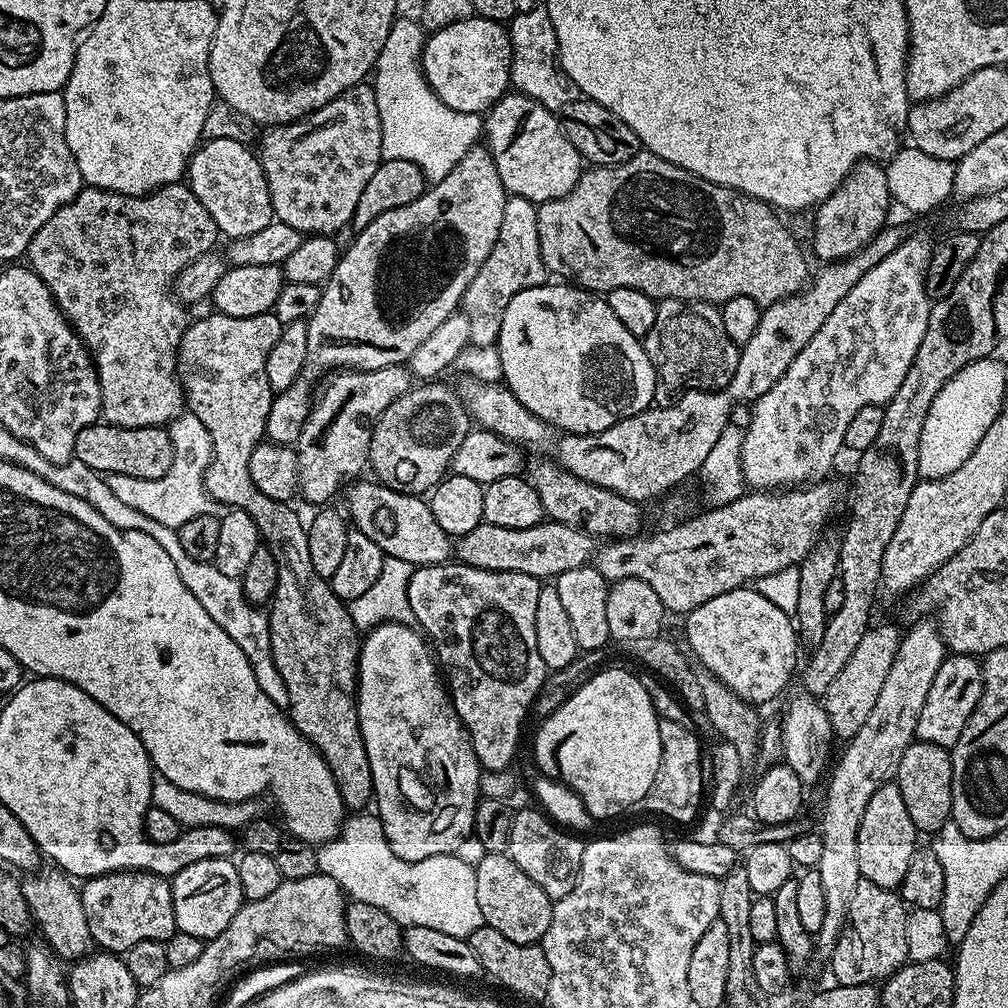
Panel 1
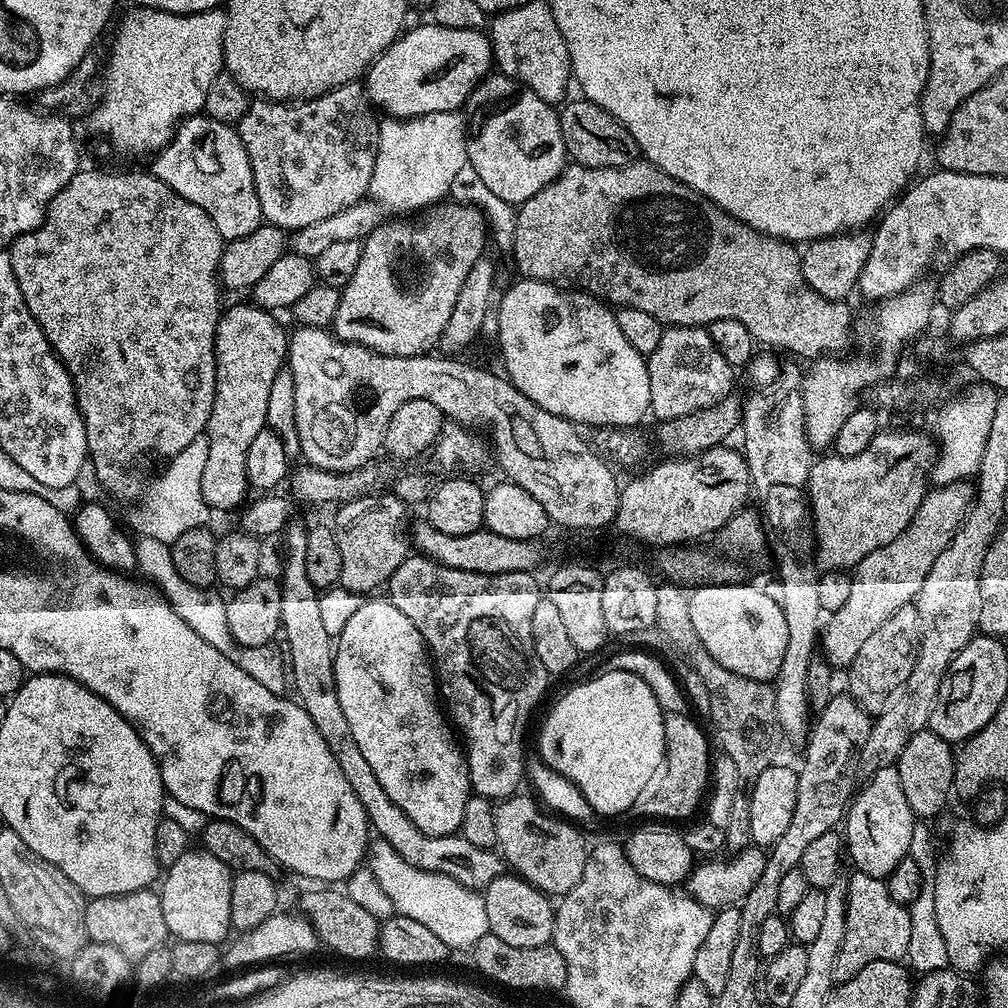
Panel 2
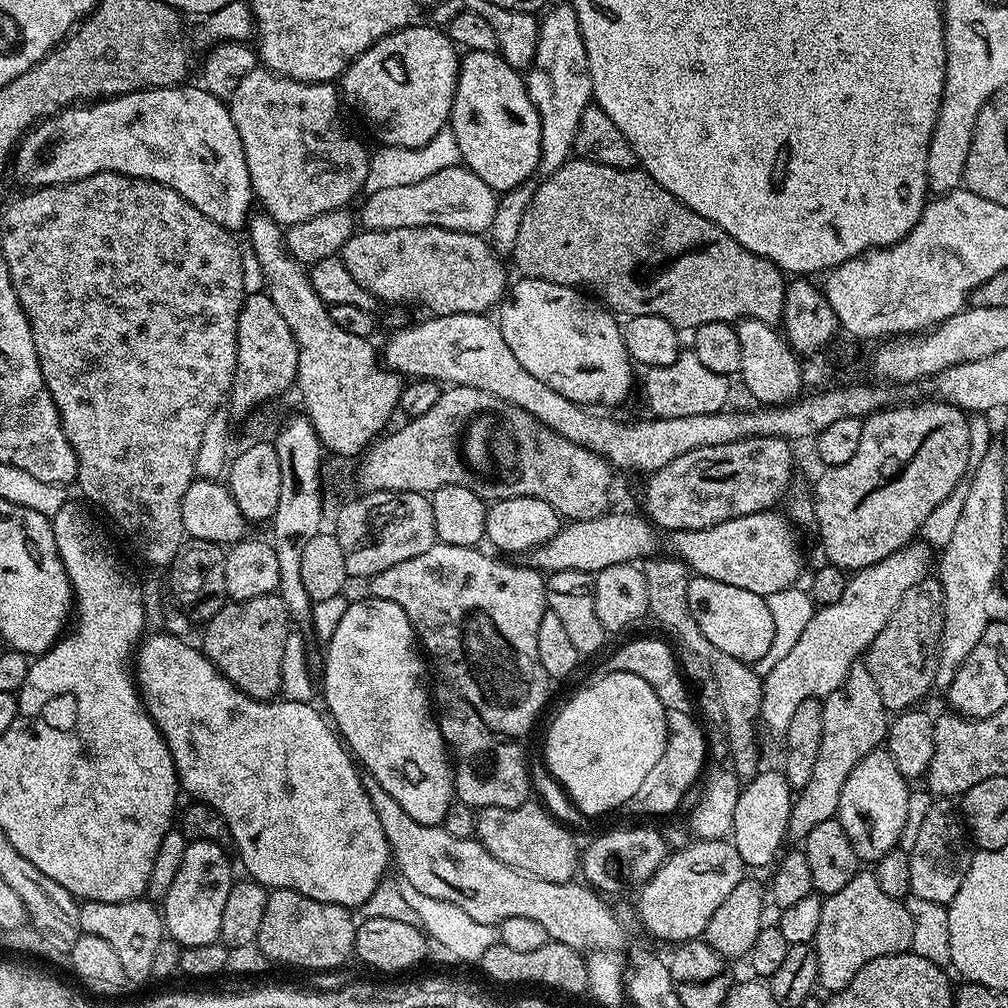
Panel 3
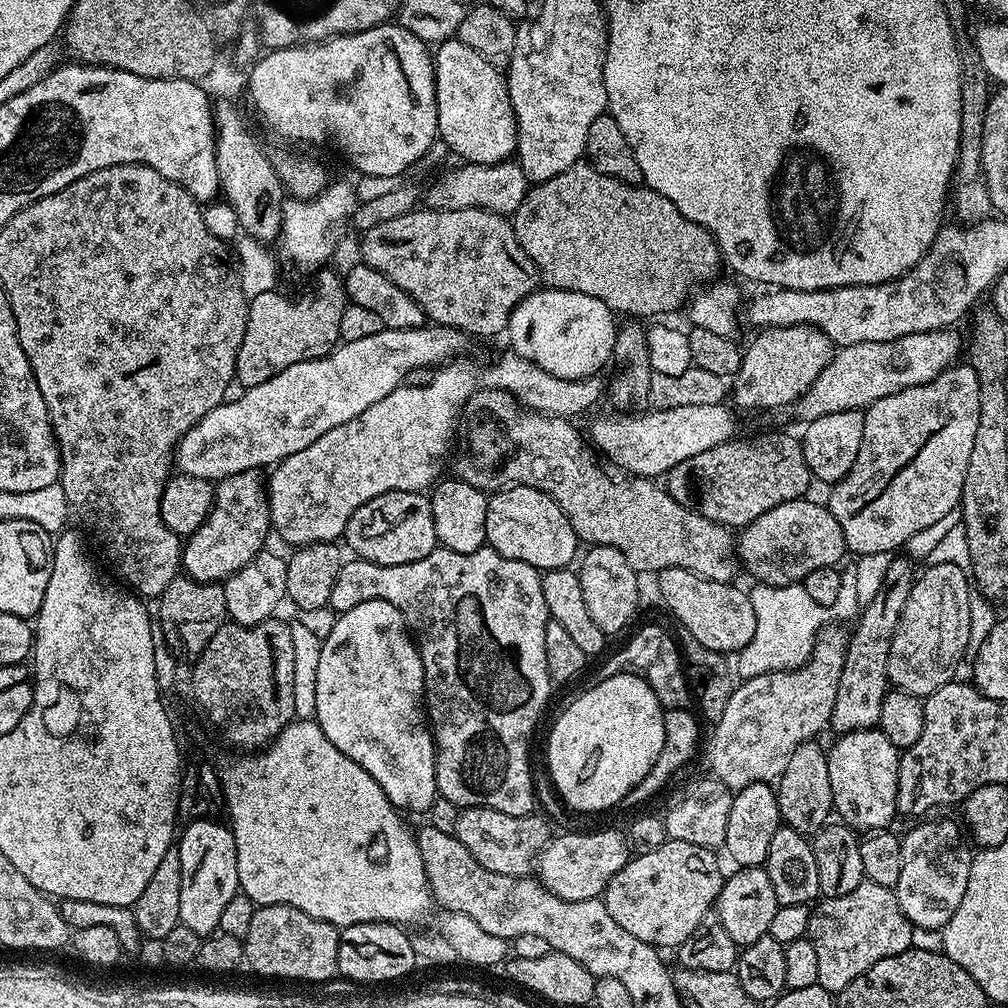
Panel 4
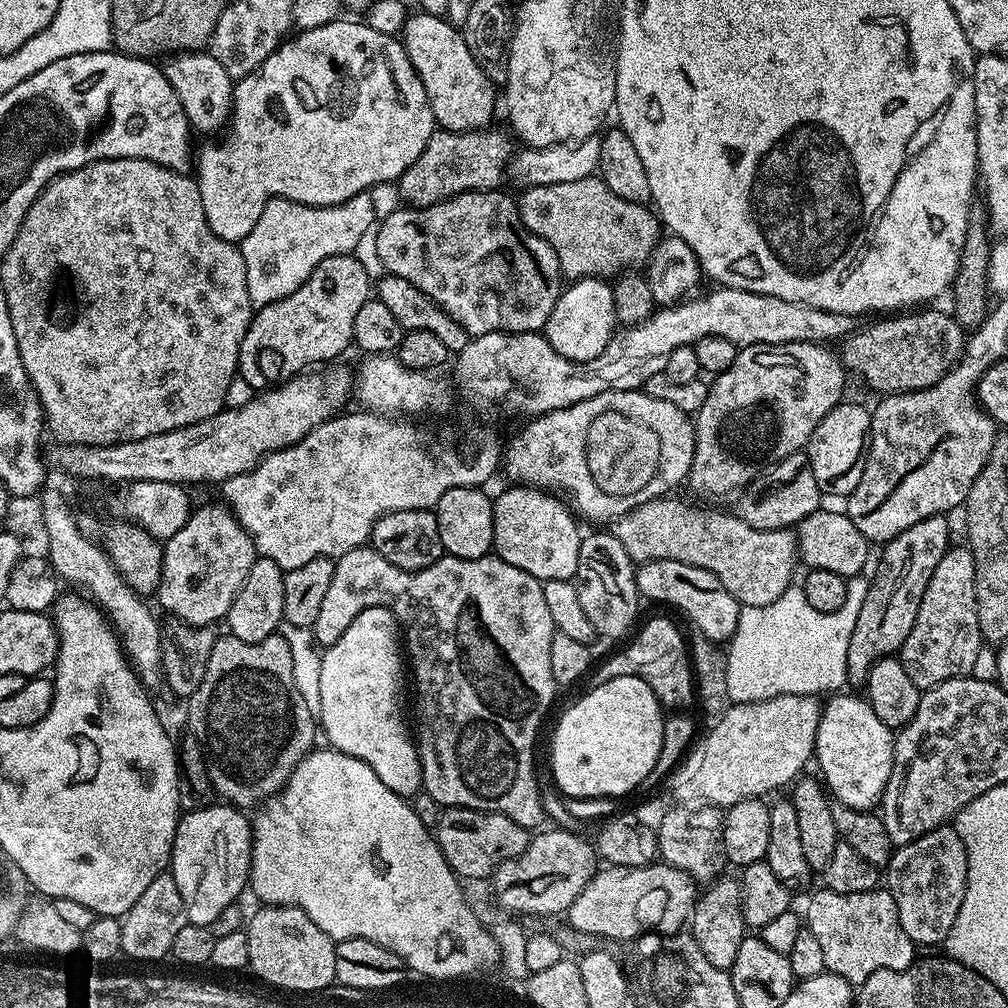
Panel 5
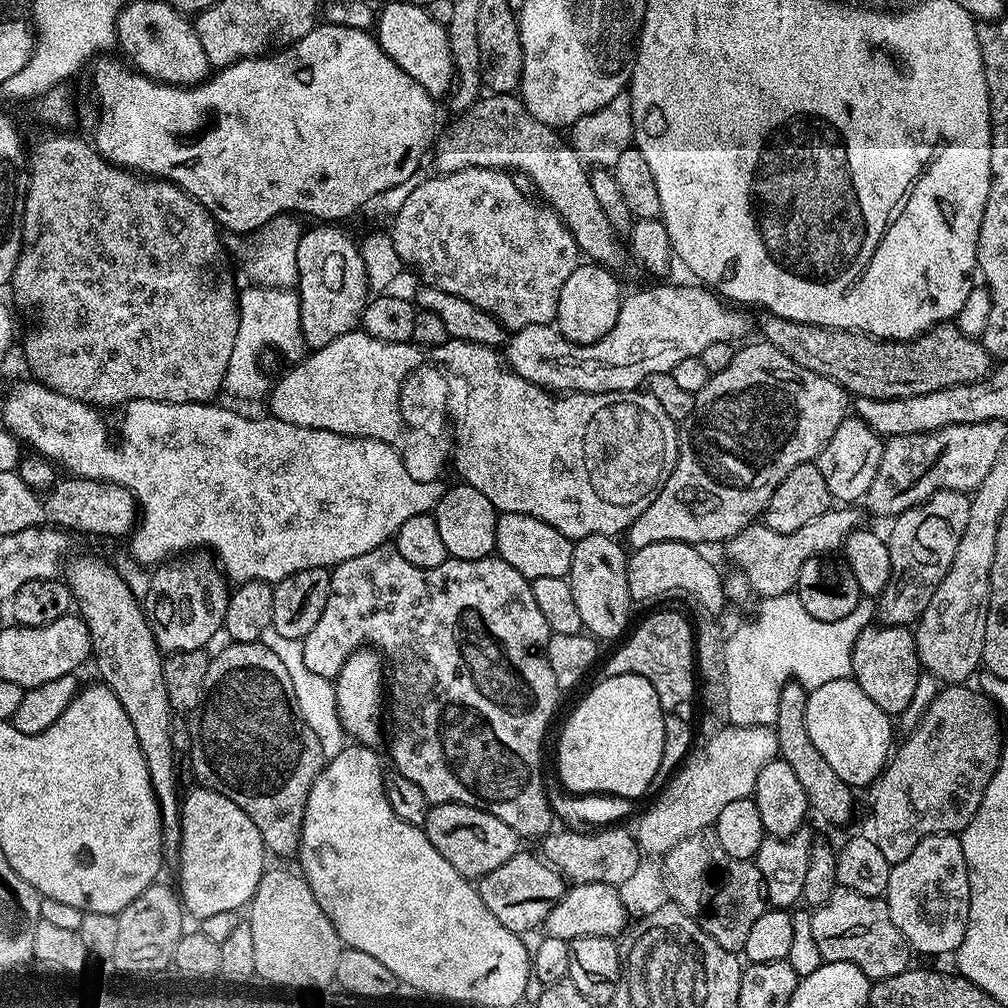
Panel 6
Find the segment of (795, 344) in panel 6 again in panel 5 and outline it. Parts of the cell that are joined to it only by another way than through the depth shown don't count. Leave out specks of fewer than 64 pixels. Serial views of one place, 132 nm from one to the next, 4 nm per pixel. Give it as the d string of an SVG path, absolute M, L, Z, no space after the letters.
M924 308L889 318L880 318L869 328L853 331L838 348L840 363L868 388L879 394L913 392L940 381L959 363L966 347L966 334L947 311Z

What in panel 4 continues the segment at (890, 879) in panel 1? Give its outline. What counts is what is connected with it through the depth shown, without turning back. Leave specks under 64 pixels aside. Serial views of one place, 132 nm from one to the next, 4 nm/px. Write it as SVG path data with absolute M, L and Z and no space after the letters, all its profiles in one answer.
M879 727L863 728L857 732L845 732L835 737L832 748L827 749L830 766L830 790L835 815L849 828L860 834L879 832L887 829L892 819L897 819L896 795L898 794L898 766L900 752L886 738Z

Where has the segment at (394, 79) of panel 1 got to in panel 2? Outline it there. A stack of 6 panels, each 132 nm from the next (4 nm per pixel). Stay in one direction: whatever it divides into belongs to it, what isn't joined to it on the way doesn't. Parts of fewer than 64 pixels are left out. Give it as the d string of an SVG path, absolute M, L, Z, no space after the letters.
M463 111L422 114L409 120L384 118L380 120L378 158L374 174L370 174L368 196L385 210L393 208L396 214L411 208L427 209L447 197L444 195L467 163L468 134Z

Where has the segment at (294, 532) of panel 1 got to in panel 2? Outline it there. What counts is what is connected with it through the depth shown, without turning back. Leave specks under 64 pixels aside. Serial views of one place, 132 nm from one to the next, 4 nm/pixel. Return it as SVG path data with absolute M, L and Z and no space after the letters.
M245 302L234 305L229 312L227 309L216 327L216 393L206 429L210 454L206 470L202 470L202 498L215 511L239 509L249 499L246 454L250 442L268 423L266 401L270 399L270 386L285 367L288 354L289 333L272 316L275 315L269 309Z

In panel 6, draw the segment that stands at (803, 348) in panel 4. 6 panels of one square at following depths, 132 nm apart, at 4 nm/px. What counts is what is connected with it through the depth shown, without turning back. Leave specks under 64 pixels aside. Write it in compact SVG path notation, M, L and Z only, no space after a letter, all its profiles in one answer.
M763 342L748 344L745 348L737 347L734 358L730 358L730 366L726 366L726 370L721 372L711 373L706 386L702 391L695 393L695 397L694 410L688 415L687 421L681 423L678 428L680 437L678 458L670 478L666 478L666 482L660 487L659 492L652 497L650 506L646 506L646 510L642 514L638 514L638 518L626 529L629 549L635 550L642 546L650 546L650 542L659 540L681 540L697 546L716 544L719 540L720 543L727 542L729 538L738 535L743 528L748 527L763 513L772 492L782 482L782 478L786 478L786 474L790 474L790 470L794 470L794 466L811 464L815 461L816 457L820 455L820 451L826 446L826 442L830 442L834 430L838 430L838 426L850 412L849 393L845 392L838 382L834 382L822 374L814 374L814 370L806 370L806 366L798 366L798 362L794 362L794 358L786 358L786 354L782 354L782 350Z

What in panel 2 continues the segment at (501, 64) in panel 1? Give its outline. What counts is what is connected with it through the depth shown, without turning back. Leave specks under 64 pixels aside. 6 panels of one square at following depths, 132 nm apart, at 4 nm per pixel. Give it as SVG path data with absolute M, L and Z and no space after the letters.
M420 22L397 36L395 42L372 61L366 73L366 91L369 100L381 113L384 111L398 120L435 112L455 112L467 105L468 95L489 75L493 64L492 41L481 29L454 30L450 26Z

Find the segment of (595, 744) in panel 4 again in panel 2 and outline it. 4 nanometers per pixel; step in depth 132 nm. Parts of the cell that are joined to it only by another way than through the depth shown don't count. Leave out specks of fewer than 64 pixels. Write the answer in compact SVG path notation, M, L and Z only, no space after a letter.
M607 671L585 684L574 685L553 706L552 713L544 720L538 749L540 759L558 770L558 774L570 778L601 817L620 816L627 808L635 809L638 794L646 790L646 782L650 782L664 757L664 713L654 694L650 694L650 686L629 672Z

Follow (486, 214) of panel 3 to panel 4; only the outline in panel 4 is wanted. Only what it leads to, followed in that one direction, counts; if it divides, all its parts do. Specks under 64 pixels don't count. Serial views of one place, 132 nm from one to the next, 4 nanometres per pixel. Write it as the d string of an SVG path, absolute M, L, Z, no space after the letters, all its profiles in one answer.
M509 158L500 164L464 162L459 166L461 168L454 168L446 173L429 192L426 192L427 207L443 212L481 208L487 212L496 212L500 216L511 217L512 213L518 210L518 206L522 206L522 198L528 193L530 181L515 159Z

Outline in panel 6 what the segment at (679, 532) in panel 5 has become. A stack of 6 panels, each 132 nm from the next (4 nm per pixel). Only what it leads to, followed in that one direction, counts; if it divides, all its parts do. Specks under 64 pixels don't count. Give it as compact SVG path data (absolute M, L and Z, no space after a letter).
M833 506L828 511L818 514L818 518L806 522L806 526L802 526L802 530L794 530L790 534L770 530L763 522L753 522L743 528L738 535L727 540L728 556L736 563L733 565L738 566L739 571L743 572L745 578L748 579L748 587L755 595L756 592L760 598L786 595L795 589L798 574L807 560L823 557L823 552L832 552L835 548L837 551L847 540L849 534L861 527L862 521L860 521L859 511L861 512L861 509L856 506Z

